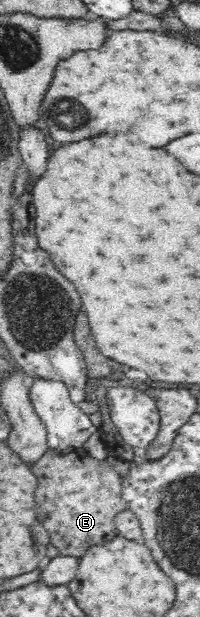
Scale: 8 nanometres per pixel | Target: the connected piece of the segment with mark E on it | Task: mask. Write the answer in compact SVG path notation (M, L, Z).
M85 448L63 455L50 449L44 457L30 467L38 481L34 496L36 496L39 517L48 530L50 536L48 540L59 550L60 555L69 554L80 558L91 546L108 542L118 535L114 517L118 512L126 510L127 504L122 498L121 477L106 459L99 461L92 458Z

